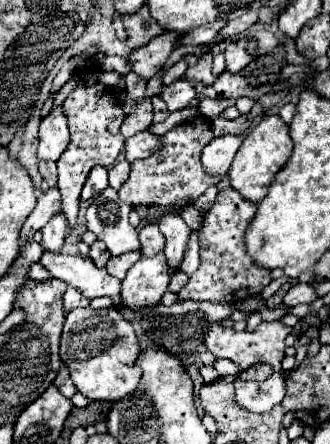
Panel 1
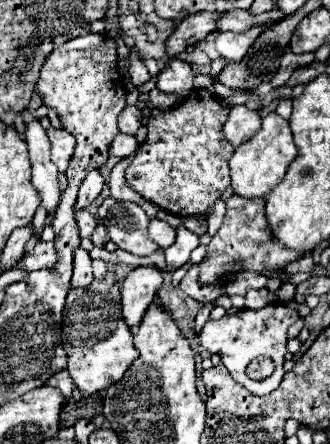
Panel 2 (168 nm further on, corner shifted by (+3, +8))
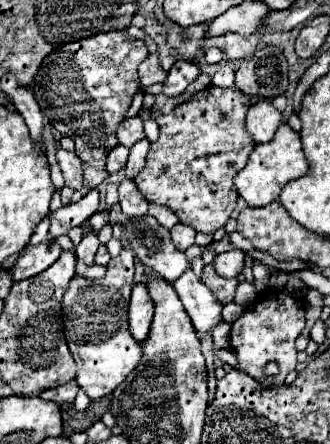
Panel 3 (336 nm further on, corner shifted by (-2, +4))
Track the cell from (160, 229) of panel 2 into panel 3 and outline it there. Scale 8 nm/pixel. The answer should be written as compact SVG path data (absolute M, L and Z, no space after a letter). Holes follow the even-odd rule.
M176 224L170 230L172 244L176 244L176 248L180 248L180 250L190 248L194 244L194 236L196 236L196 230L192 226L186 226L186 224Z

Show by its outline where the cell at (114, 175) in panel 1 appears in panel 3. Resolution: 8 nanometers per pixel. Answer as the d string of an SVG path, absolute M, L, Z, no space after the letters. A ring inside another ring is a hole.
M150 204L150 206L148 206L148 214L154 216L154 218L156 218L164 228L168 228L168 230L178 222L178 216L176 216L170 208L160 206L160 204Z

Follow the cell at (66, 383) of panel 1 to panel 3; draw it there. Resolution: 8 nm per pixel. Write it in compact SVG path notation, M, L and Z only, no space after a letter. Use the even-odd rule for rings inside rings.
M70 380L70 382L66 382L66 384L58 386L58 388L44 390L44 392L40 394L40 398L44 398L44 400L52 400L52 402L62 404L62 402L74 402L76 392L78 392L78 384L76 384L74 380Z

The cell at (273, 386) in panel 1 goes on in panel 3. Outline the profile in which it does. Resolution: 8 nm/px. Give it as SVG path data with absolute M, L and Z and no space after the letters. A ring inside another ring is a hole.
M278 292L276 296L260 298L254 302L234 324L230 330L230 348L234 350L238 358L238 368L246 372L248 376L256 378L262 386L272 388L272 386L282 386L284 378L288 372L296 368L296 348L294 340L300 336L304 330L306 318L304 318L304 306L300 300L286 292ZM276 360L280 366L280 374L276 378L266 378L264 376L264 364Z

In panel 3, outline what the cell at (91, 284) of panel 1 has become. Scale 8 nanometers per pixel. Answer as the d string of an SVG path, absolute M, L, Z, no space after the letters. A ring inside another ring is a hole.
M46 240L38 246L32 246L32 248L26 248L16 264L12 266L12 278L14 280L26 280L26 278L32 278L40 272L44 272L48 266L54 264L54 260L60 256L62 248L54 242L54 240Z

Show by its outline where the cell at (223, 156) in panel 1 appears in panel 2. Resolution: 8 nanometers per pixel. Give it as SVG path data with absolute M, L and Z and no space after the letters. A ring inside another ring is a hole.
M233 106L229 120L223 126L223 134L233 146L247 142L261 128L261 114L249 110L247 106Z

